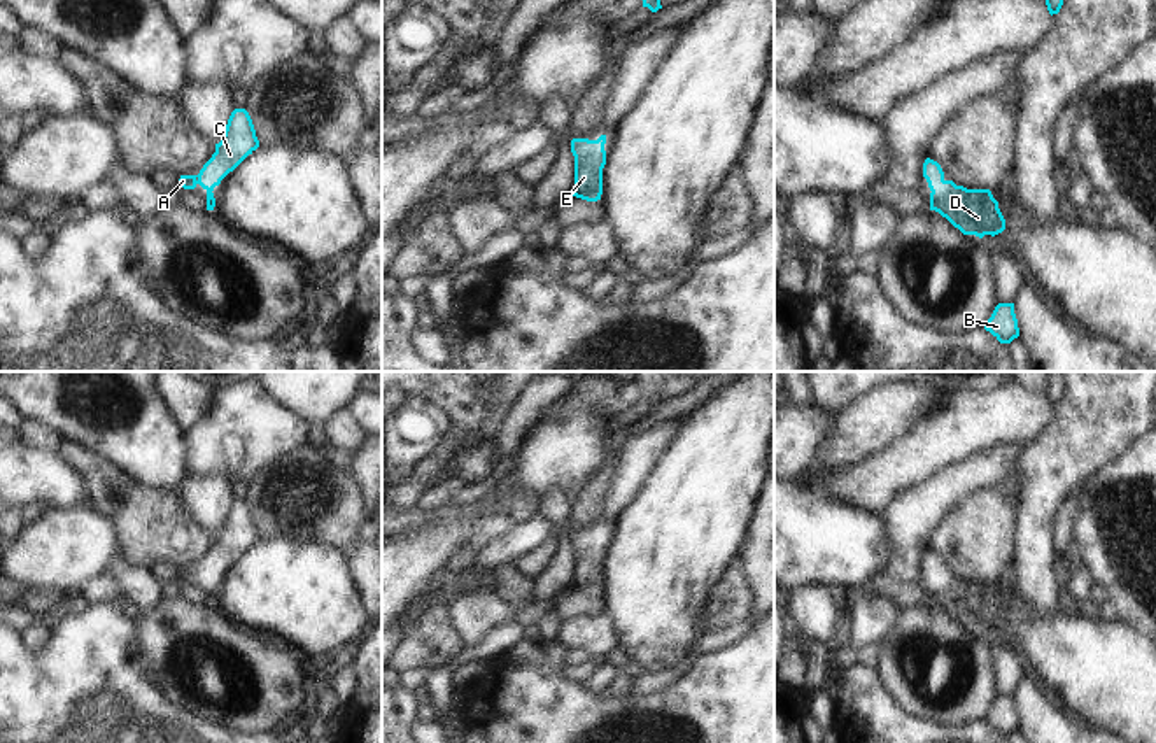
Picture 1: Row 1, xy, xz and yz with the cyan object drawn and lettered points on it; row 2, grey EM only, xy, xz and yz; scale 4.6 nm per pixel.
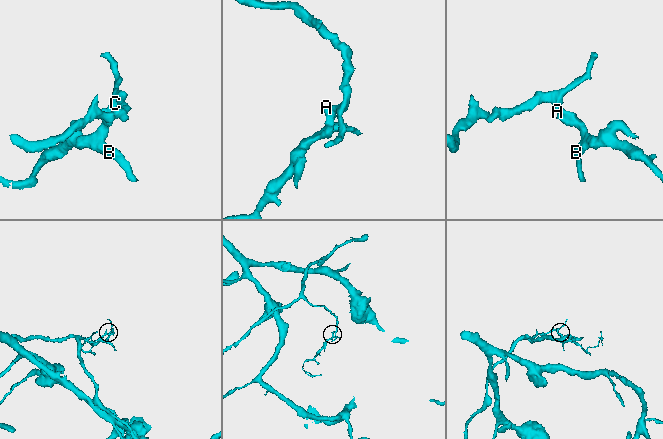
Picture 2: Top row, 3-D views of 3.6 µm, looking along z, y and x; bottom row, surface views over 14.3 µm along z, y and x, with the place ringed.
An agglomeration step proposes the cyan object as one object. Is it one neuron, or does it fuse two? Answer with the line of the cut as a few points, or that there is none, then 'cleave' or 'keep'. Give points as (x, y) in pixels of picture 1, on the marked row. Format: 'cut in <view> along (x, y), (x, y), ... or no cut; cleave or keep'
no cut; keep

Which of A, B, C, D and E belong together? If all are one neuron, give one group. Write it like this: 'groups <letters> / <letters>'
groups A B C D E

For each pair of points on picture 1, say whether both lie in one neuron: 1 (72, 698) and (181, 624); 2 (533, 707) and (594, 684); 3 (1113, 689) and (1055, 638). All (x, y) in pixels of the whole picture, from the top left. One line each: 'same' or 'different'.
1: different
2: different
3: same

